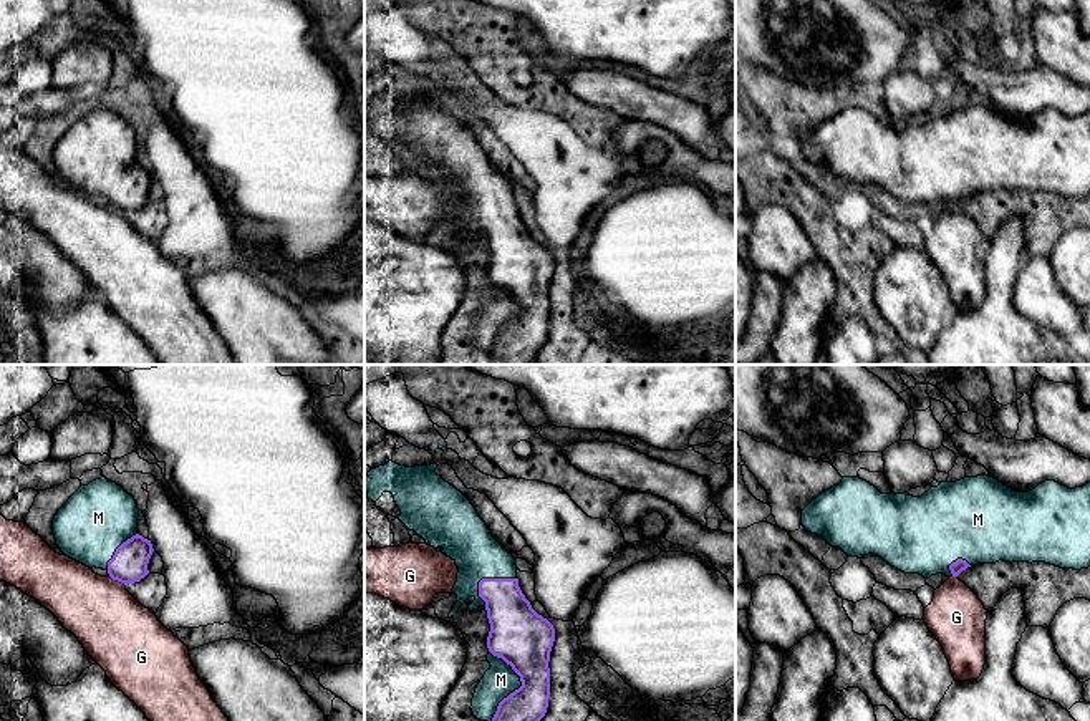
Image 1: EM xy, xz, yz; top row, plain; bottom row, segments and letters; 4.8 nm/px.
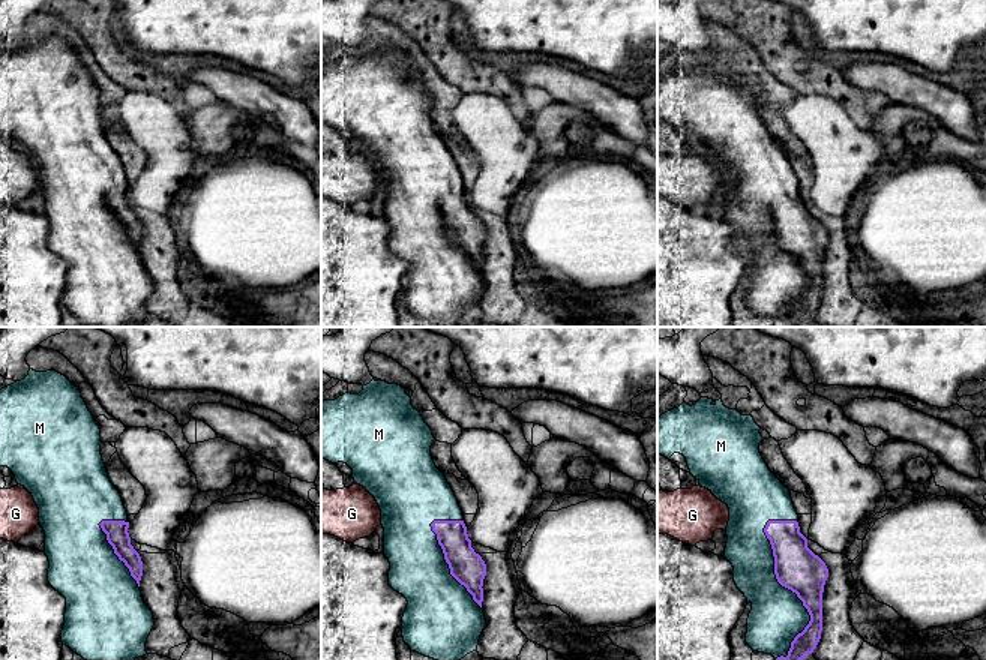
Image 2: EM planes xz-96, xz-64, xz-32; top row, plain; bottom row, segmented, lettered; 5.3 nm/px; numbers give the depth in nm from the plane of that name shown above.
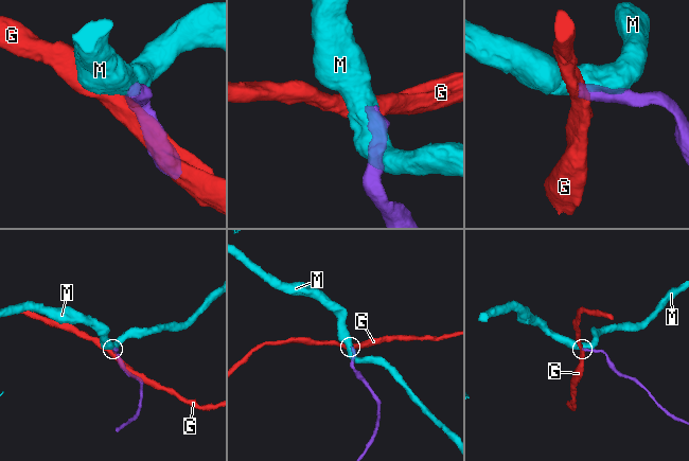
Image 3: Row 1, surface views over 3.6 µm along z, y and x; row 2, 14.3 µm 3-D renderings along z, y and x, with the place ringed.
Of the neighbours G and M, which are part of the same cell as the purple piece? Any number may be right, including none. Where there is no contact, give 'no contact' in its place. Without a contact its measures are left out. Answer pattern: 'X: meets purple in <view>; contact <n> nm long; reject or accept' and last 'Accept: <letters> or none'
G: meets purple in xy; contact 90 nm long; reject
M: meets purple in xz; contact 360 nm long; accept
Accept: M

